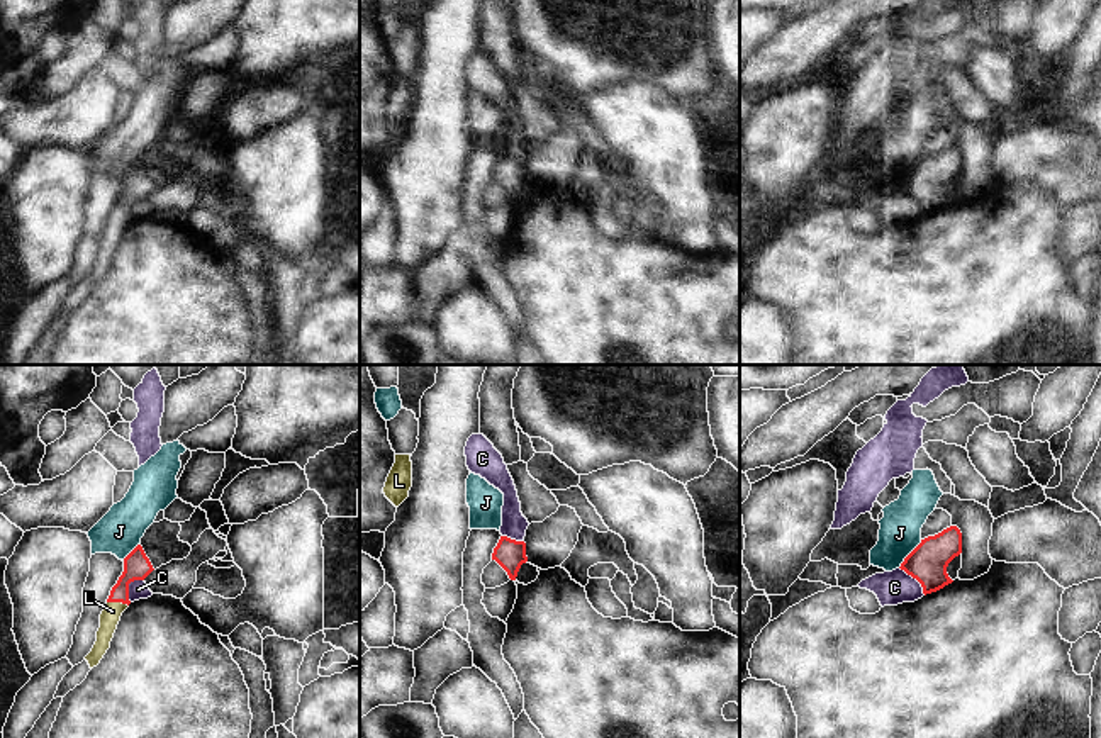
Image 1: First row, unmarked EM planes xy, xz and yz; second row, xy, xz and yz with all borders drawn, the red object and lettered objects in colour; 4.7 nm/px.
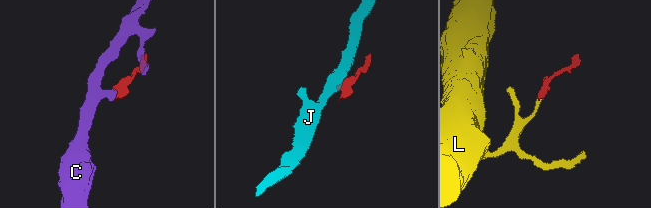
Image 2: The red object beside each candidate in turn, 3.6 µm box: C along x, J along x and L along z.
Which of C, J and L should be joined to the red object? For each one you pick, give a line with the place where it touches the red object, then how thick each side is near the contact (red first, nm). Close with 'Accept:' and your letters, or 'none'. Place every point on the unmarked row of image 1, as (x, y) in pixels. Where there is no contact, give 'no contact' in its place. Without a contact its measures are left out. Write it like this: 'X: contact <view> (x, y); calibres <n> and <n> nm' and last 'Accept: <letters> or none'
L: contact xy (117, 221); calibres 130 and 90 nm
Accept: L

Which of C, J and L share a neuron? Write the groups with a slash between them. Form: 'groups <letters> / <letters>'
groups C / J / L

